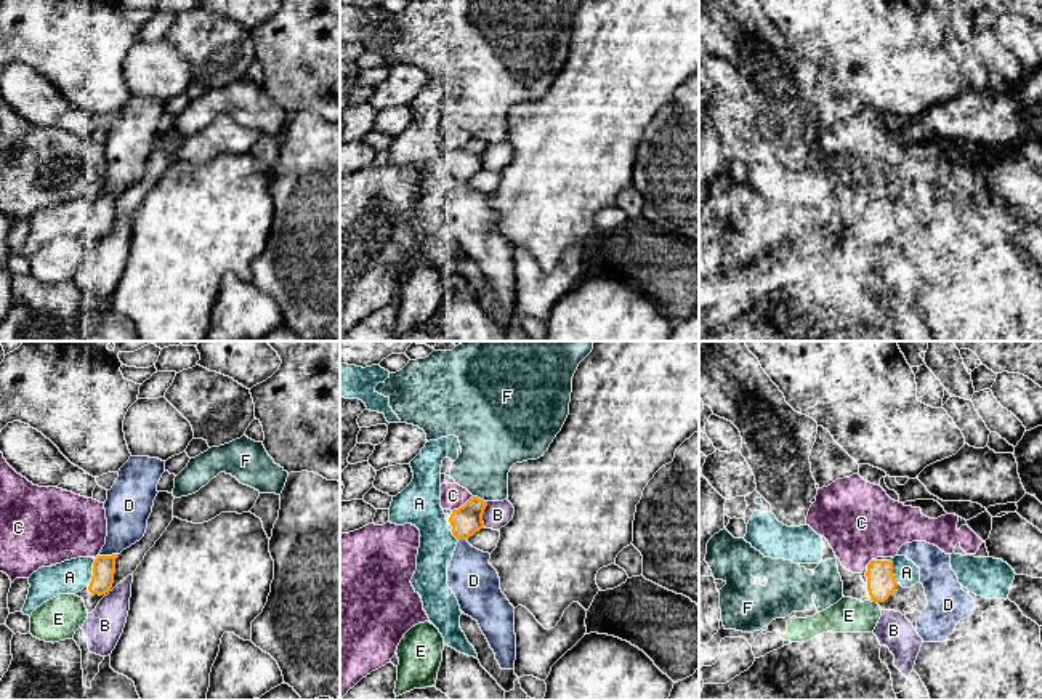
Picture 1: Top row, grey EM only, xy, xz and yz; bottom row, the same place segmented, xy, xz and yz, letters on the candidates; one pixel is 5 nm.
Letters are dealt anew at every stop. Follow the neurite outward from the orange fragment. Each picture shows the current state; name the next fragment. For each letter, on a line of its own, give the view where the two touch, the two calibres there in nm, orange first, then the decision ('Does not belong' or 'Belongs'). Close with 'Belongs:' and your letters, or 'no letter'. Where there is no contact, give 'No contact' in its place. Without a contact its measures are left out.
A: Touches orange in xy. Thickness 110 nm (orange) against 170 nm. Does not belong
B: Touches orange in xz. Thickness 150 nm (orange) against 140 nm. Does not belong
C: Touches orange in xz. Thickness 150 nm (orange) against 120 nm. Does not belong
D: Touches orange in xy. Thickness 110 nm (orange) against 220 nm. Does not belong
E: Touches orange in yz. Thickness 140 nm (orange) against 180 nm. Belongs
F: Touches orange in xz. Thickness 150 nm (orange) against 280 nm. Does not belong
Belongs: E

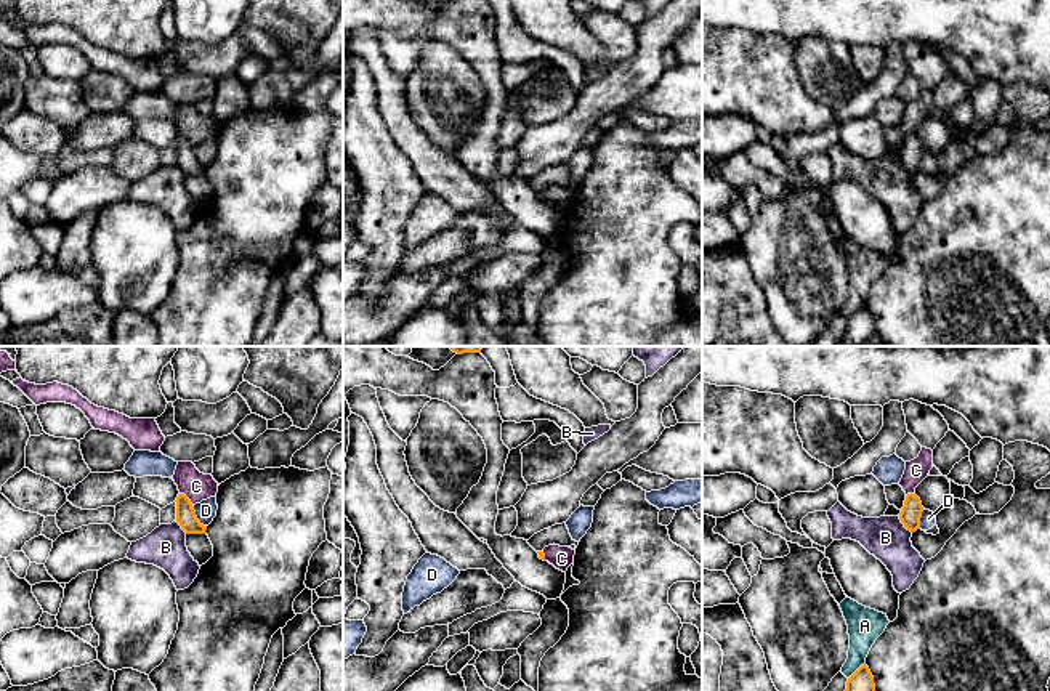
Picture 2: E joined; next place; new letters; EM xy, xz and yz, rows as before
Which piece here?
A: Touches orange in yz. Thickness 140 nm (orange) against 180 nm. Does not belong
B: Touches orange in yz. Thickness 110 nm (orange) against 220 nm. Does not belong
C: Touches orange in xy. Thickness 100 nm (orange) against 150 nm. Does not belong
D: Touches orange in xy. Thickness 100 nm (orange) against 100 nm. Does not belong
Belongs: no letter

